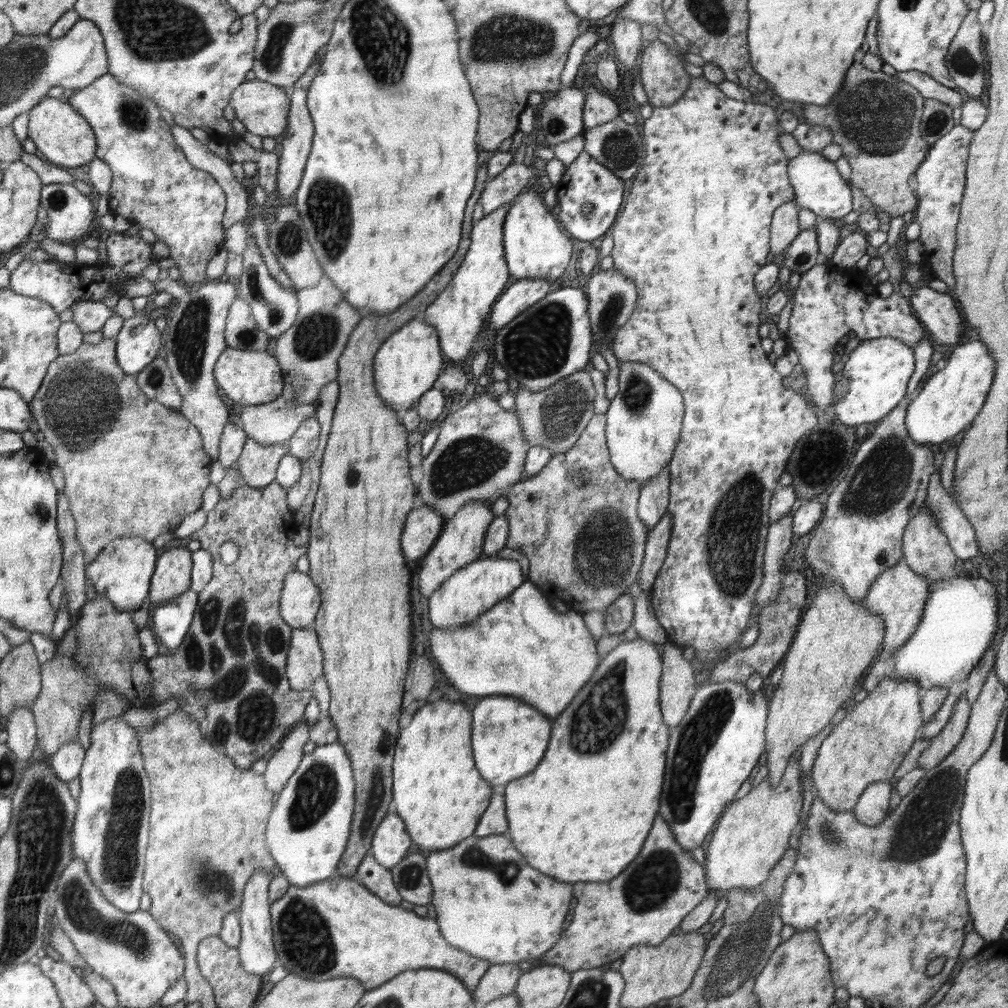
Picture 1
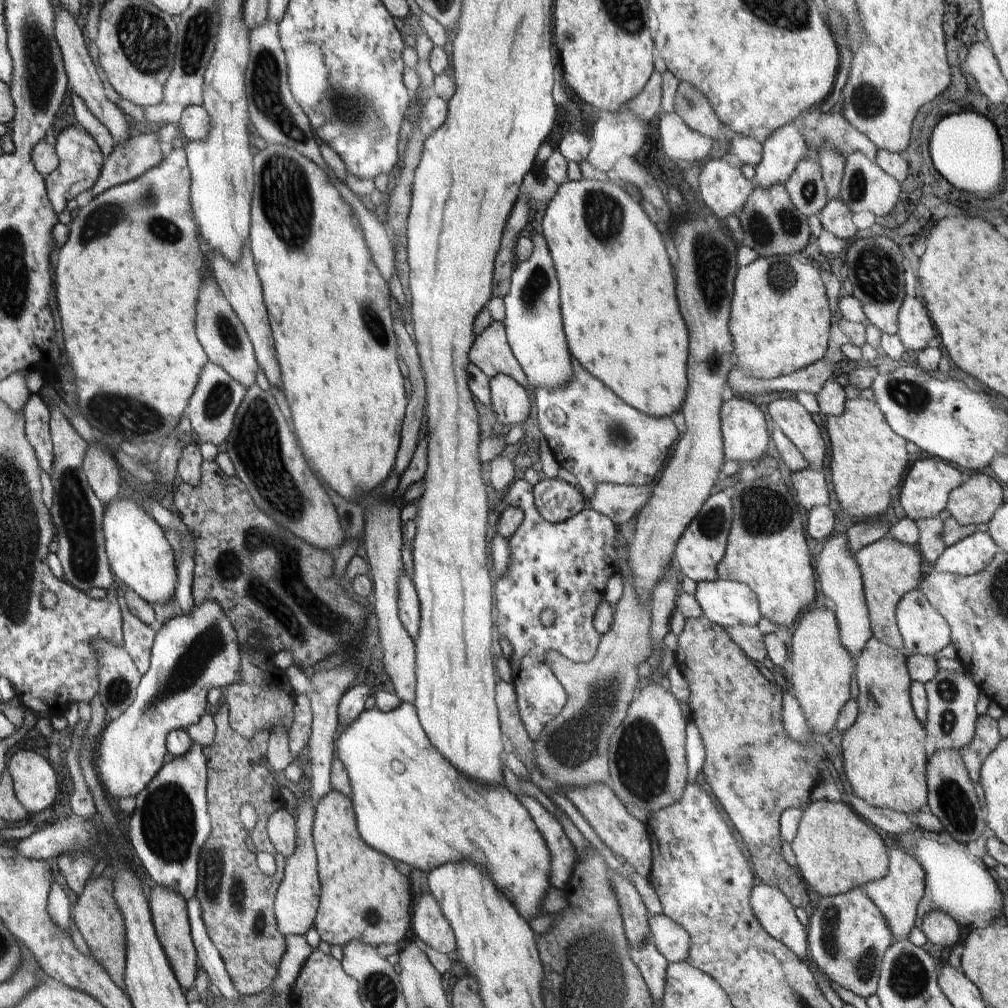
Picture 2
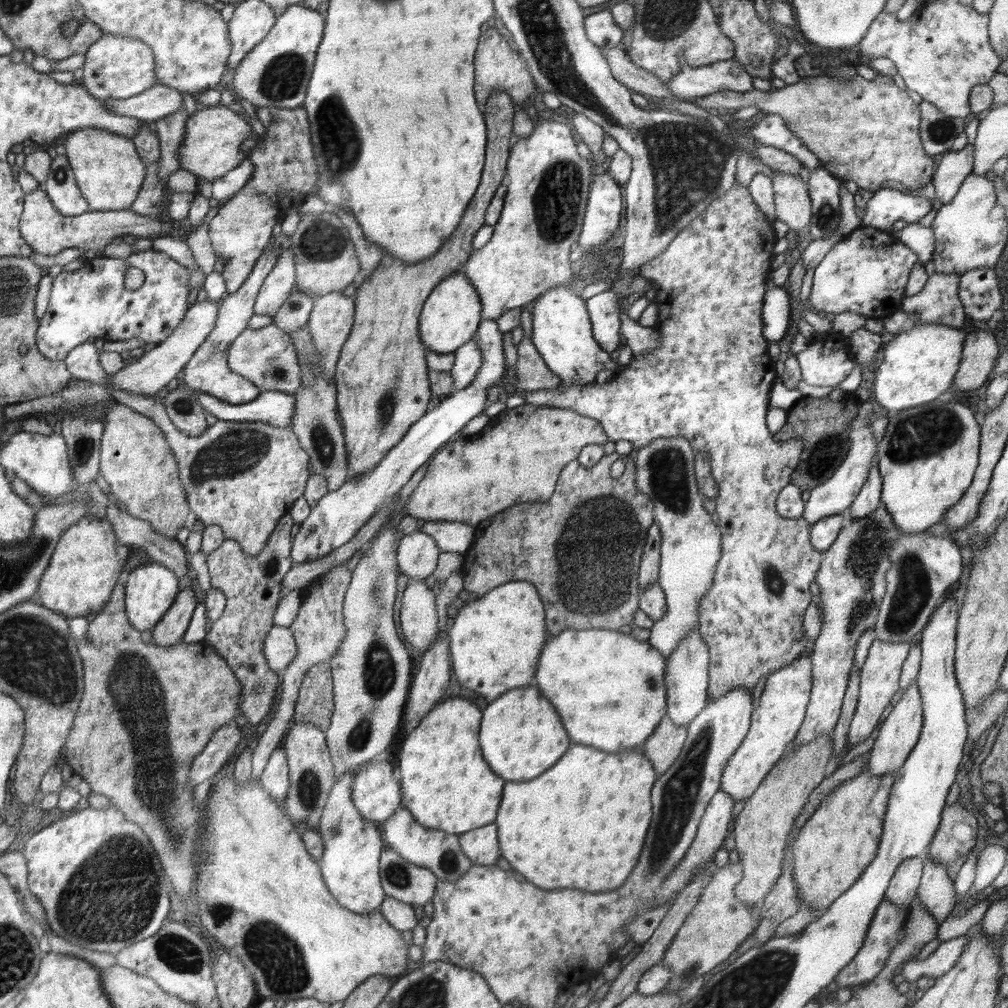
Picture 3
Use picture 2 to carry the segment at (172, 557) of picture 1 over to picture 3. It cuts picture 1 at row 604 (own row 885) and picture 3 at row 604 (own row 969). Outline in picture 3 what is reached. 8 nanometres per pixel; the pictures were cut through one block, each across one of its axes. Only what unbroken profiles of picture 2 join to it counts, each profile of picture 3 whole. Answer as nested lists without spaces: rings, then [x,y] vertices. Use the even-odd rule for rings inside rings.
[[[191,588],[179,590],[173,604],[169,606],[169,610],[153,626],[151,642],[159,644],[159,646],[171,646],[171,644],[181,642],[195,606],[197,606],[197,600],[195,600],[195,594],[191,592]]]

